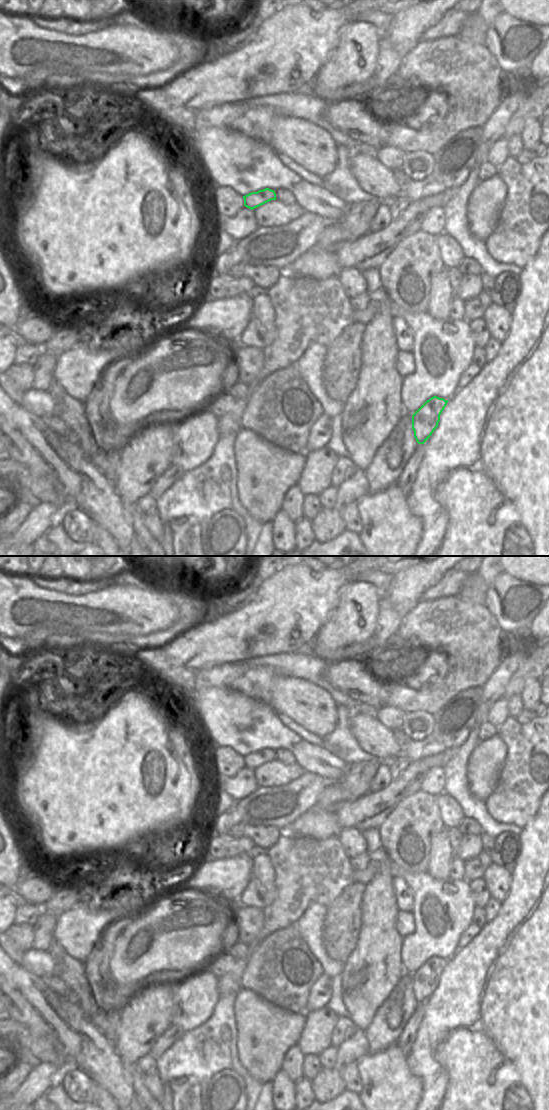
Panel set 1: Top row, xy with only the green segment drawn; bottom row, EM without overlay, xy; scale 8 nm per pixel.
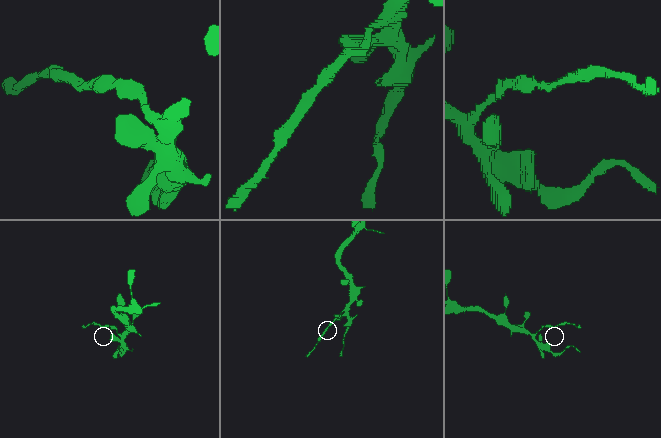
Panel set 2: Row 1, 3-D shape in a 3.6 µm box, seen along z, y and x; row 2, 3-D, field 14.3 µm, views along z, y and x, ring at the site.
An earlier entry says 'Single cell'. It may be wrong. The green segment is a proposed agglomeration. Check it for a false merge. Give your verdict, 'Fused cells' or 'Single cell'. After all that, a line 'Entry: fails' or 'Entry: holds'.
Fused cells.
Entry: fails

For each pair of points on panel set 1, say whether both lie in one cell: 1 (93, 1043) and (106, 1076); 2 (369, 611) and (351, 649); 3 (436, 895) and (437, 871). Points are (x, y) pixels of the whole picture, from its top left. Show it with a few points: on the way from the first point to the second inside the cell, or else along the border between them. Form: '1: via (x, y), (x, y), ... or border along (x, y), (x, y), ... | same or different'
1: via (93, 1051), (105, 1068) | same
2: via (360, 620), (351, 629), (351, 640) | same
3: border along (426, 871), (435, 879), (449, 878) | different

